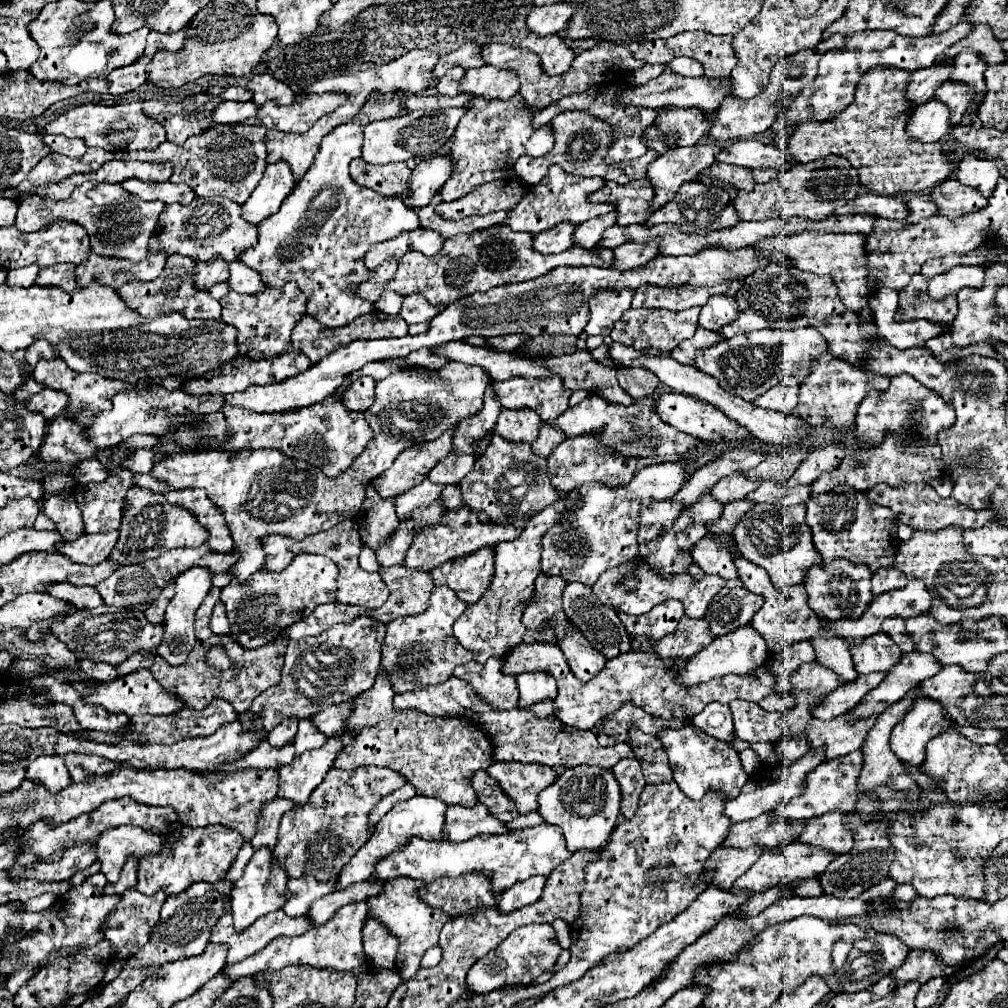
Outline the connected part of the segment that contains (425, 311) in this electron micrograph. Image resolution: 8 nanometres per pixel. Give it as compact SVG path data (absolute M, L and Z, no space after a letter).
M409 294L403 298L399 318L403 318L407 324L417 324L417 322L431 320L441 310L443 308L439 308L439 306L429 306L421 294Z

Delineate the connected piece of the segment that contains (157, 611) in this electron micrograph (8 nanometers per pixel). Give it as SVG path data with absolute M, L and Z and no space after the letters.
M175 580L169 582L169 586L165 586L165 588L161 590L159 598L147 606L145 616L149 618L149 622L163 622L163 620L165 620L165 608L167 608L169 600L173 598L173 586L175 586Z

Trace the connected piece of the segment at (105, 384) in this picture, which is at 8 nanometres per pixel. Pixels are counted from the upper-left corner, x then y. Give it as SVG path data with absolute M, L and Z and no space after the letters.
M61 358L37 362L37 366L33 370L33 378L47 388L65 390L69 394L69 404L65 408L65 416L71 420L79 420L79 424L83 424L83 426L87 426L97 412L111 410L113 394L117 394L119 390L123 390L127 386L125 380L109 380L109 378L101 378L99 374L79 374L79 372L71 370Z

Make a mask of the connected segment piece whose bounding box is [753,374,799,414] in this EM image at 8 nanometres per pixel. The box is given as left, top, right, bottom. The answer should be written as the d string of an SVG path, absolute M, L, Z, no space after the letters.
M791 374L791 376L785 376L771 390L761 394L757 400L753 400L753 404L767 410L791 414L791 410L797 406L797 394L799 394L799 378Z

